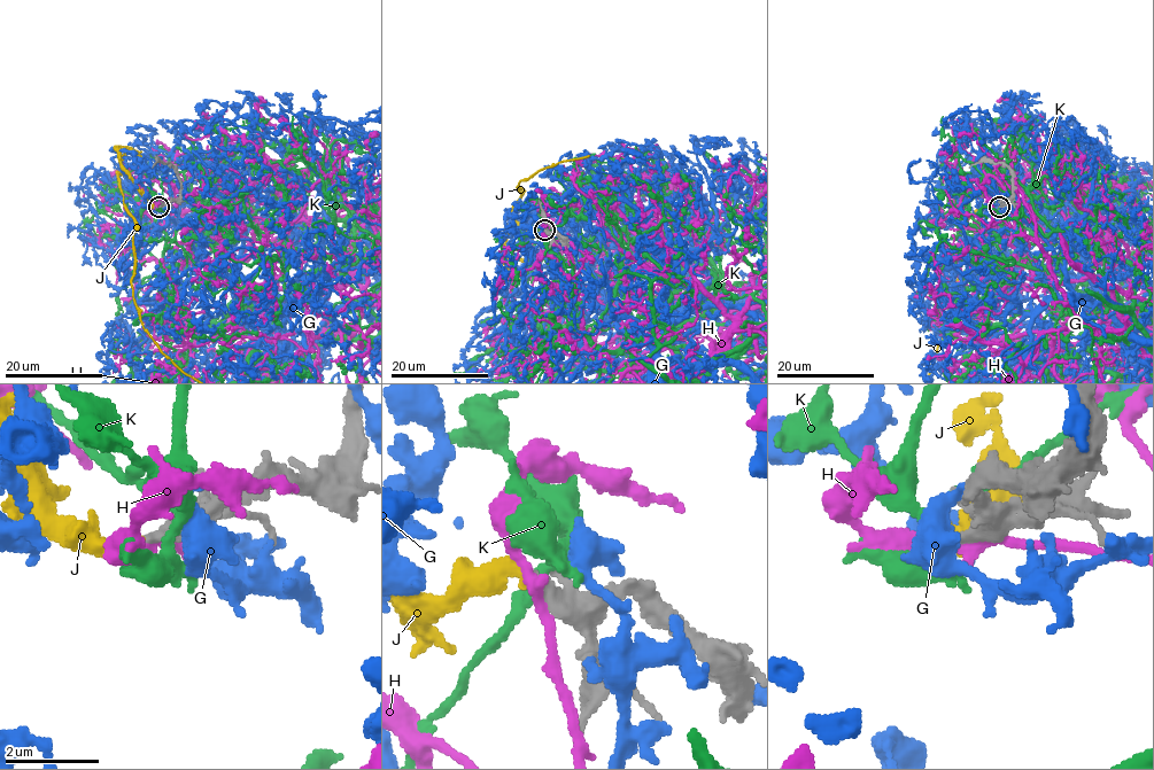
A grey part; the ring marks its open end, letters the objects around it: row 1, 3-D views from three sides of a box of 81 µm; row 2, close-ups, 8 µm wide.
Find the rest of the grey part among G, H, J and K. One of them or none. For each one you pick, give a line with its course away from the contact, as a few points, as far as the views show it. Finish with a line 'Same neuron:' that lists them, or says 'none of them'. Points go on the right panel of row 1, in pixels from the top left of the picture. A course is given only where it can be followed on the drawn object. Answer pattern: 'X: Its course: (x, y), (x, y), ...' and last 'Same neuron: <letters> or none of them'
J: Its course: (999, 205), (996, 161), (1012, 147), (1046, 147), (1045, 171), (962, 226), (950, 324)
Same neuron: J

